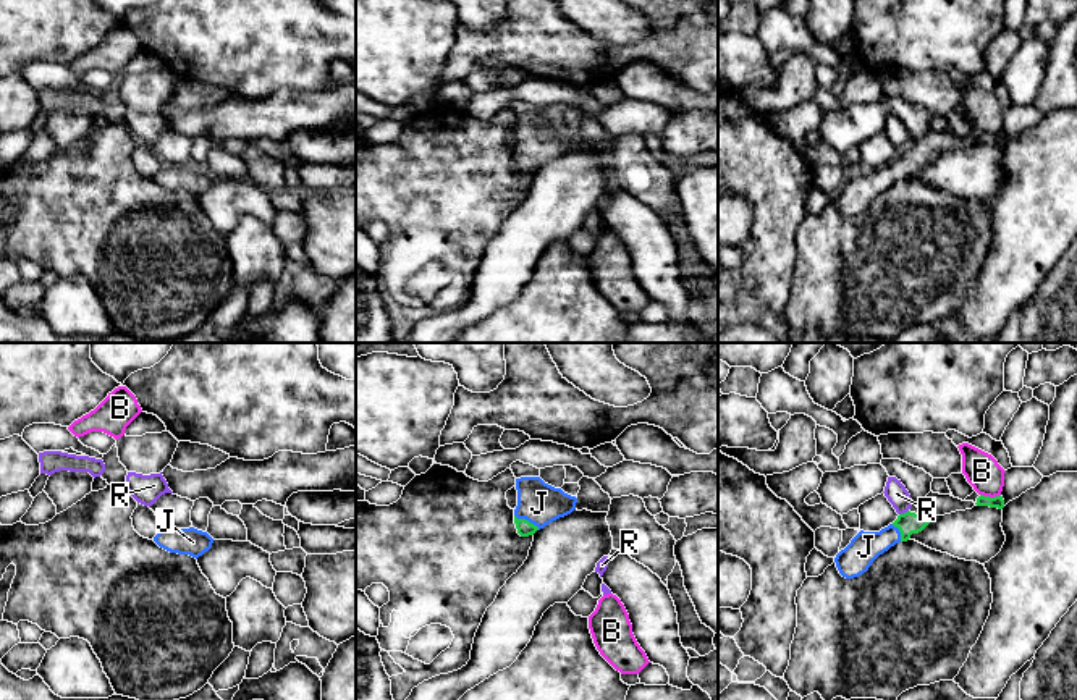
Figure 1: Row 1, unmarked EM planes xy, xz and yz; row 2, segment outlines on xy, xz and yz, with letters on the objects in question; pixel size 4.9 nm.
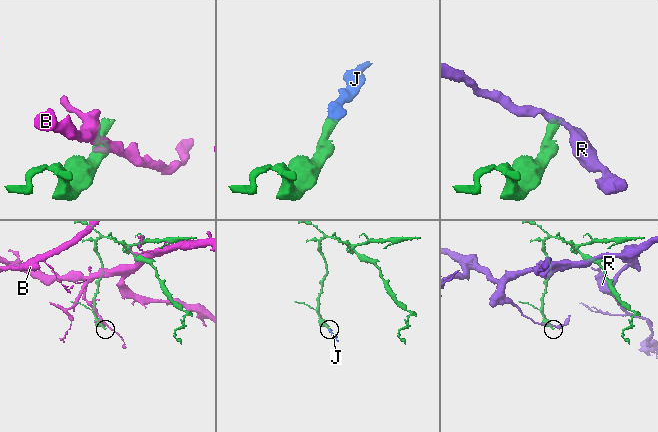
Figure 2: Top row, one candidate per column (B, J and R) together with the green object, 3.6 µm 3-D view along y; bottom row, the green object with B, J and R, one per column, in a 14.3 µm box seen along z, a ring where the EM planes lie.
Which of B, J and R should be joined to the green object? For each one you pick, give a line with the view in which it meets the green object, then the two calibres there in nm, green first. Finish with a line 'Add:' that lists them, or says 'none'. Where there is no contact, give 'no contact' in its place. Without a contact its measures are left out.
J: meets green in xz; 80 nm thick on the green side, 200 nm on the other
Add: J

